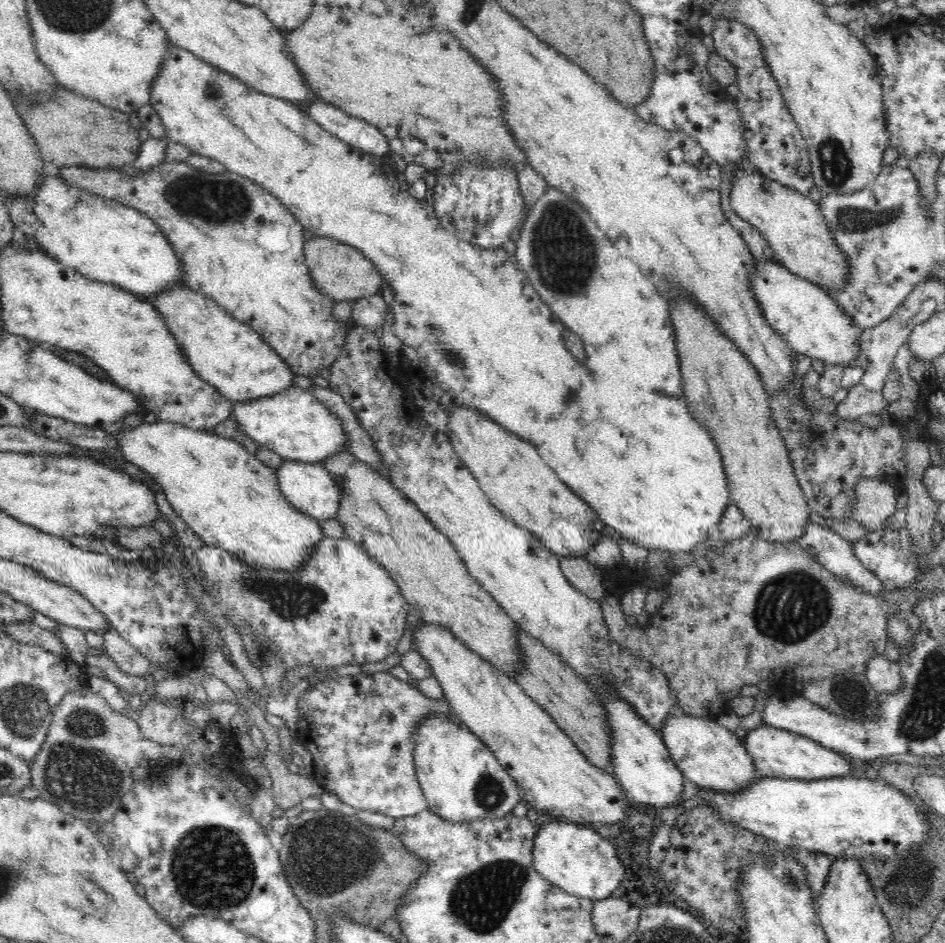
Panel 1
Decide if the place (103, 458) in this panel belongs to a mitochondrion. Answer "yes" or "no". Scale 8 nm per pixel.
no

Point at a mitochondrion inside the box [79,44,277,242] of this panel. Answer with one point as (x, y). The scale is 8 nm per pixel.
(216, 201)

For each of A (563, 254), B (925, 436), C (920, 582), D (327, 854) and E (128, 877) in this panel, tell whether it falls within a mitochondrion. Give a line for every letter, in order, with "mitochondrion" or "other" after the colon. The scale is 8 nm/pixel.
A: mitochondrion
B: other
C: other
D: mitochondrion
E: other

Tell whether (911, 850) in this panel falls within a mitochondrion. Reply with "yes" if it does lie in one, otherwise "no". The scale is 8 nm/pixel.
yes

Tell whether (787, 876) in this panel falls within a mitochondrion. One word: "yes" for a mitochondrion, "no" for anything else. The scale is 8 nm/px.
yes

